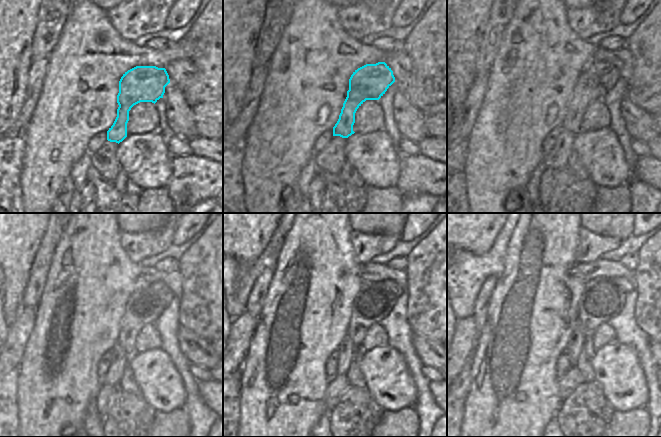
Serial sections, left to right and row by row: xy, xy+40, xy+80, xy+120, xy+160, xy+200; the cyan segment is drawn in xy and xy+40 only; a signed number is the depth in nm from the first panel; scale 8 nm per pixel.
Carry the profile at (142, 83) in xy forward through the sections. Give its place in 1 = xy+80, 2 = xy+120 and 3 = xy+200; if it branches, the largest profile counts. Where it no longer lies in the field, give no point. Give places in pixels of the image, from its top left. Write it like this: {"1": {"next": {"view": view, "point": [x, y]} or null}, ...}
{"1": {"next": {"view": "xy+80", "point": [596, 78]}}, "2": {"next": {"view": "xy+120", "point": [148, 301]}}, "3": {"next": {"view": "xy+200", "point": [603, 298]}}}

